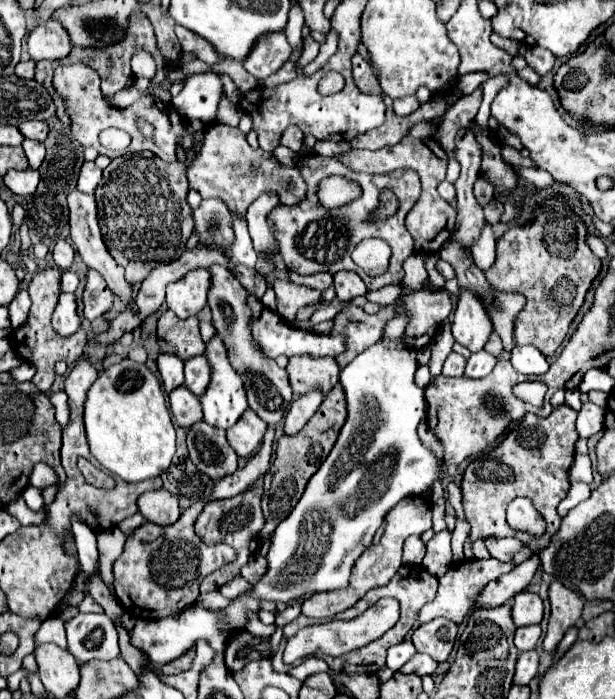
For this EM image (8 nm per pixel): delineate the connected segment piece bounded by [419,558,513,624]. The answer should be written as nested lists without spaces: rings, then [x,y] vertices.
[[[489,558],[489,560],[465,560],[465,562],[455,562],[447,574],[443,578],[439,578],[439,590],[437,590],[437,596],[433,602],[425,604],[419,612],[419,622],[431,622],[439,616],[447,618],[447,620],[453,620],[455,624],[461,624],[465,614],[471,612],[479,592],[485,588],[487,582],[495,580],[497,576],[509,572],[513,568],[513,564],[505,564],[505,562],[499,562],[495,558]]]

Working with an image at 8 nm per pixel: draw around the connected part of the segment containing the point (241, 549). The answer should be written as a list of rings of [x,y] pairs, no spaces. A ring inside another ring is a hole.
[[[253,486],[245,492],[241,492],[239,496],[233,498],[223,498],[223,500],[213,500],[209,504],[205,504],[205,508],[201,510],[201,514],[195,520],[195,532],[197,536],[205,542],[205,544],[229,544],[231,548],[235,548],[235,560],[225,564],[223,568],[211,572],[203,582],[201,582],[201,594],[211,592],[211,590],[219,590],[223,584],[227,584],[229,580],[233,580],[241,566],[247,564],[249,556],[257,550],[257,534],[263,528],[263,512],[261,512],[261,496],[263,496],[263,488],[261,486]]]

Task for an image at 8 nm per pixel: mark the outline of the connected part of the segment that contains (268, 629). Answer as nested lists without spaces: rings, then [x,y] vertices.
[[[249,614],[249,624],[247,624],[247,630],[251,636],[255,638],[269,638],[273,632],[275,632],[275,626],[265,626],[255,614]]]

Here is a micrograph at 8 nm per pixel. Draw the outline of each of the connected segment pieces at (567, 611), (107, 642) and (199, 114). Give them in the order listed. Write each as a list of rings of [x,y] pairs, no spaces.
[[[551,582],[549,586],[549,600],[551,600],[551,616],[547,626],[547,636],[543,640],[543,650],[553,652],[567,632],[569,626],[573,626],[583,612],[583,598],[565,588],[561,582]]]
[[[83,614],[65,622],[67,650],[79,664],[89,660],[113,660],[119,656],[117,630],[107,614]]]
[[[213,72],[195,74],[185,80],[183,90],[179,92],[179,96],[171,100],[171,104],[185,120],[211,122],[215,118],[221,92],[223,84],[217,74]]]

